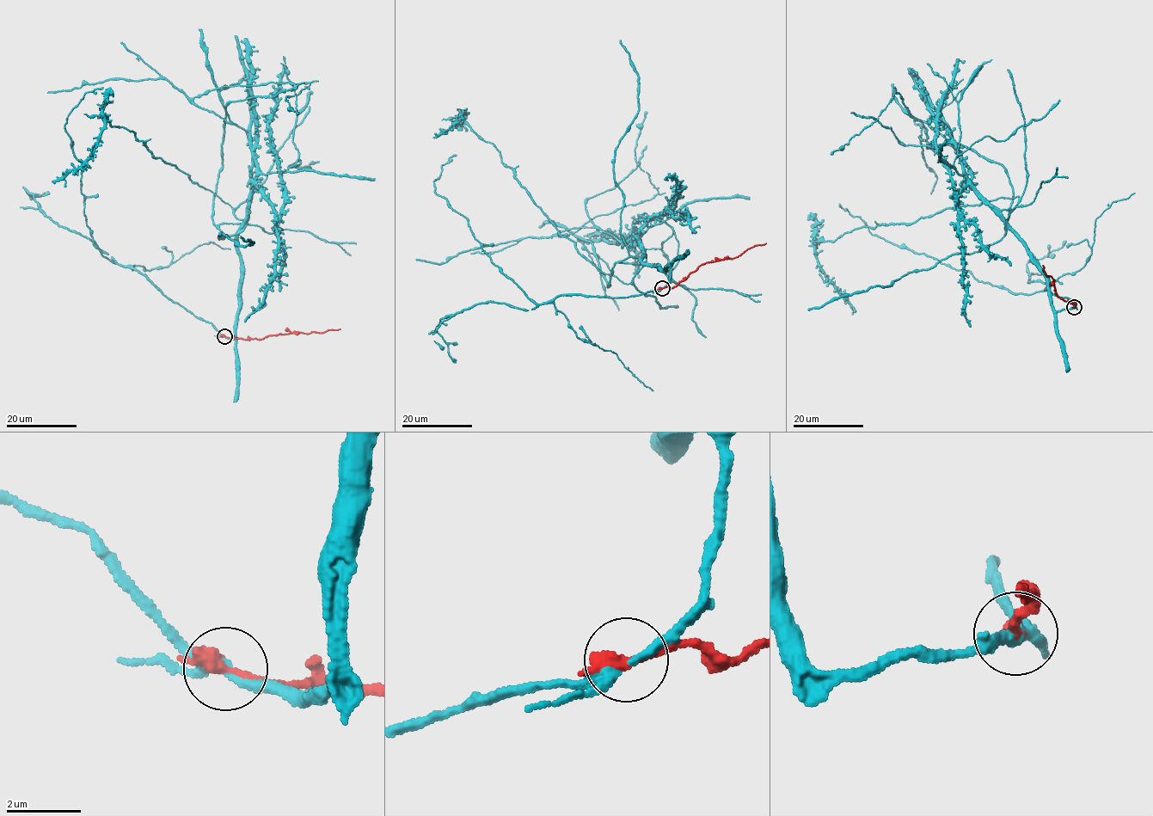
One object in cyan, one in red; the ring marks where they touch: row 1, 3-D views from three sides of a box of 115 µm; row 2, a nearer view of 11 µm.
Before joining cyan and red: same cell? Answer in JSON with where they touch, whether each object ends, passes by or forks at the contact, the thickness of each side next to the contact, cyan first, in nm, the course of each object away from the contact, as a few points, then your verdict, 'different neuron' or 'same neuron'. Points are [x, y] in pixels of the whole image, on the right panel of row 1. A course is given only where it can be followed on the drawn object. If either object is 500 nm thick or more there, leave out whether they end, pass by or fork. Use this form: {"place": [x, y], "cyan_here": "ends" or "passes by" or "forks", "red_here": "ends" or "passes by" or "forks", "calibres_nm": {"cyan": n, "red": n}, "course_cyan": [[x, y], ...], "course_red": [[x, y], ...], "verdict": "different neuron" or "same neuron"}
{"place": [1074, 307], "cyan_here": "forks", "red_here": "passes by", "calibres_nm": {"cyan": 200, "red": 320}, "course_cyan": [[1074, 307], [1056, 310], [1046, 275], [972, 184], [959, 150], [927, 149], [924, 127], [896, 91], [831, 154]], "course_red": [[1074, 307], [1076, 303], [1057, 295], [1054, 279], [1046, 275], [1042, 266]], "verdict": "different neuron"}

